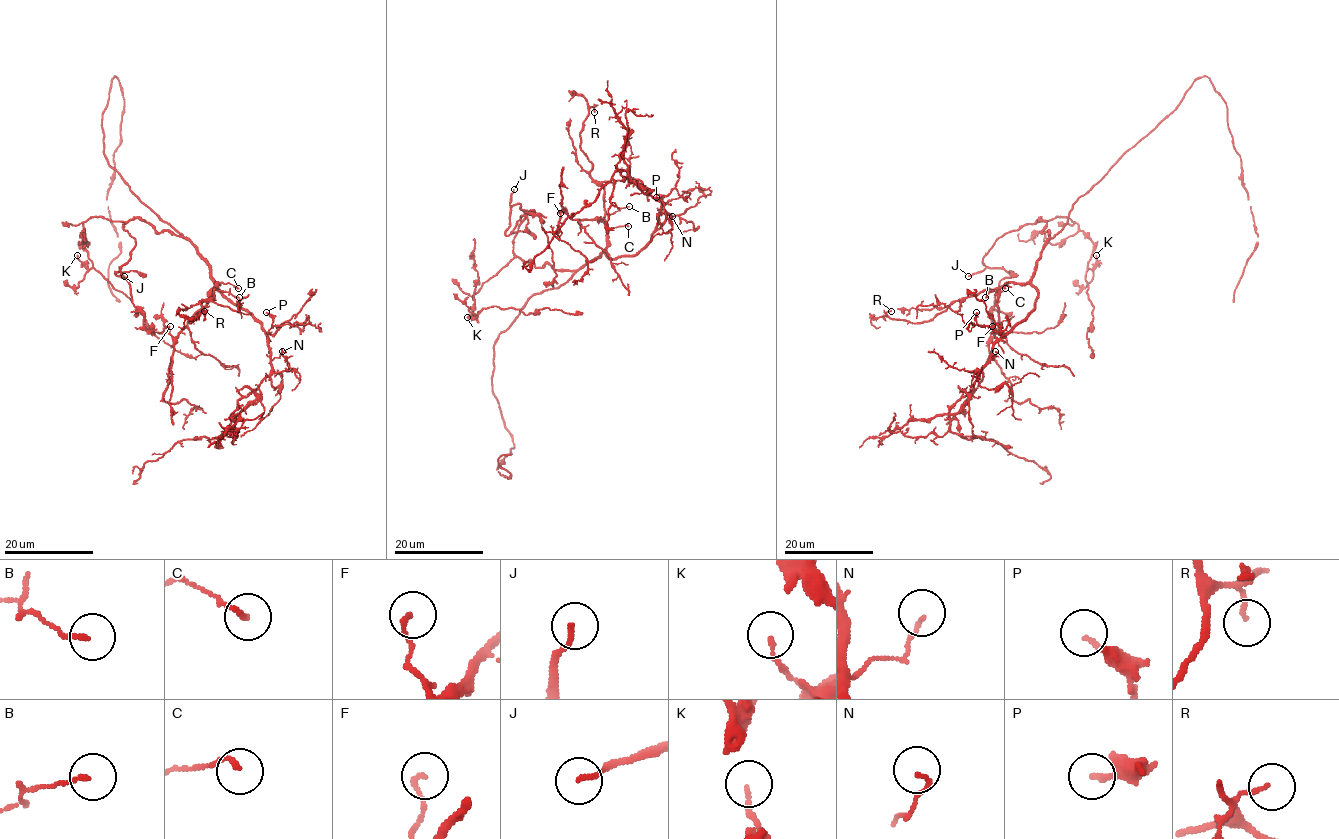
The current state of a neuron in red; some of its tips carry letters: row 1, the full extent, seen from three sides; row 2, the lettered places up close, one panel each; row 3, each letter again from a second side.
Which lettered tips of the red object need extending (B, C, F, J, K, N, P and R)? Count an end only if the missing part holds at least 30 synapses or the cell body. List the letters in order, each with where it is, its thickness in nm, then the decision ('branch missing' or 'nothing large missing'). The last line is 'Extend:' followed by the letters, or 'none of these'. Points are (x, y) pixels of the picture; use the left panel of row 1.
B: at (239, 297); 140 nm thick; nothing large missing
C: at (238, 288); 150 nm thick; nothing large missing
F: at (170, 326); 130 nm thick; nothing large missing
J: at (124, 276); 150 nm thick; branch missing
K: at (77, 255); 130 nm thick; nothing large missing
N: at (282, 351); 110 nm thick; nothing large missing
P: at (266, 312); 150 nm thick; nothing large missing
R: at (204, 311); 110 nm thick; nothing large missing
Extend: J

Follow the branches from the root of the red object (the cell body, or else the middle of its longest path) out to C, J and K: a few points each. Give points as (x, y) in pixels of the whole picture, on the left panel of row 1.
C: (161, 218), (193, 246), (217, 283), (229, 283), (238, 288)
J: (161, 218), (184, 238), (129, 219), (123, 228), (135, 246), (119, 269), (124, 276)
K: (161, 218), (184, 238), (136, 218), (90, 217), (82, 247), (93, 267), (77, 255)

